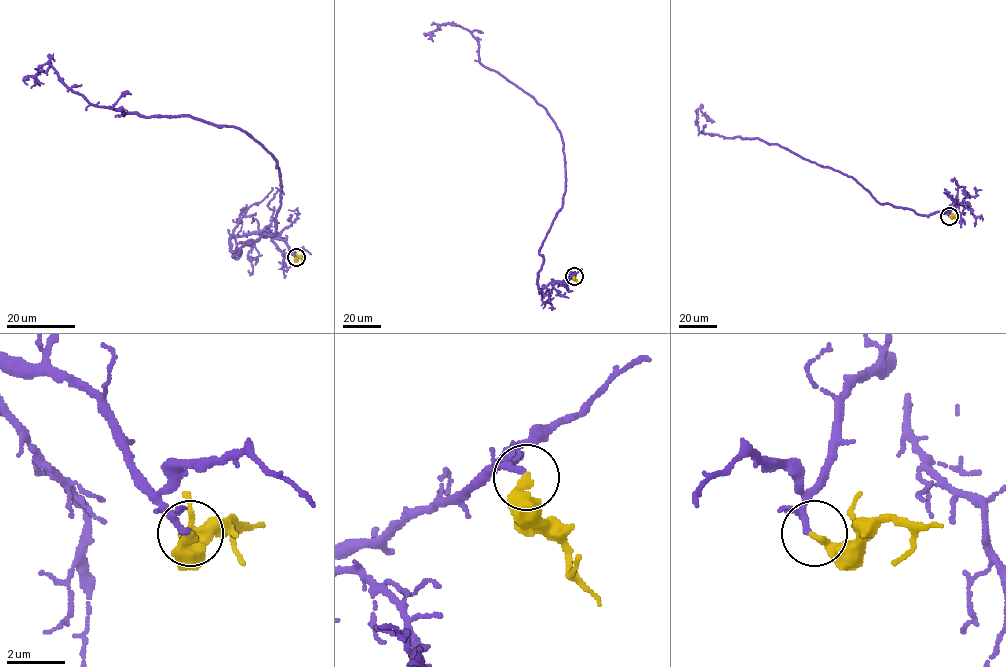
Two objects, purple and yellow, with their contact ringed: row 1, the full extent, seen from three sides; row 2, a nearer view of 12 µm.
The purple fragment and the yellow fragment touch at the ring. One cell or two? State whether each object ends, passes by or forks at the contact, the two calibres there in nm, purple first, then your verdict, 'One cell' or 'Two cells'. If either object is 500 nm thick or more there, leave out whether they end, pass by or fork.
At the ring purple passes by. At the ring yellow ends. Thickness 160 nm (purple) against 320 nm. Two cells

